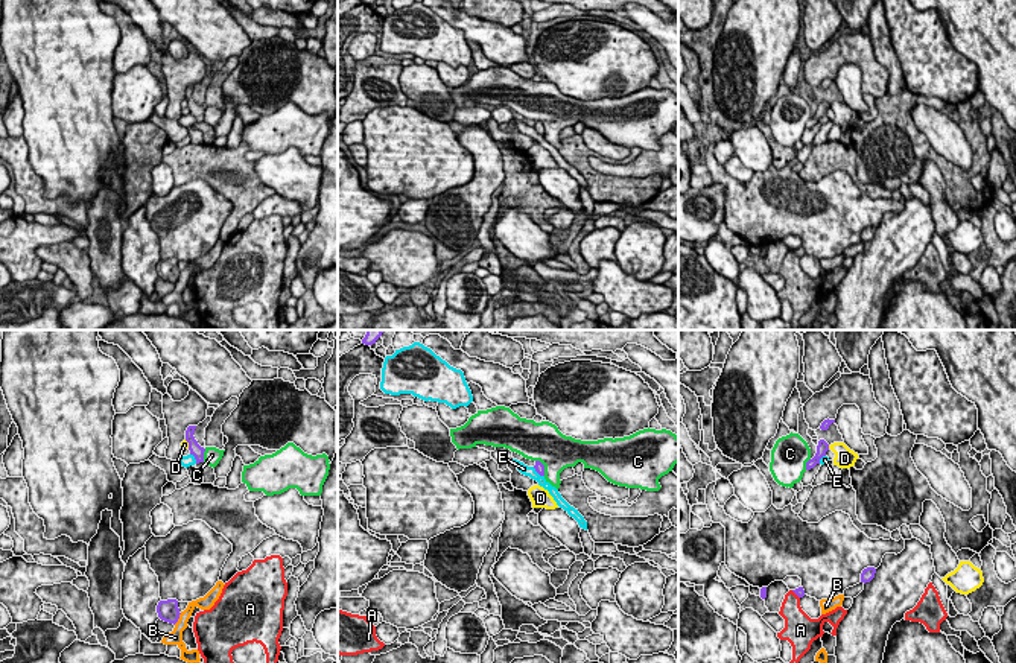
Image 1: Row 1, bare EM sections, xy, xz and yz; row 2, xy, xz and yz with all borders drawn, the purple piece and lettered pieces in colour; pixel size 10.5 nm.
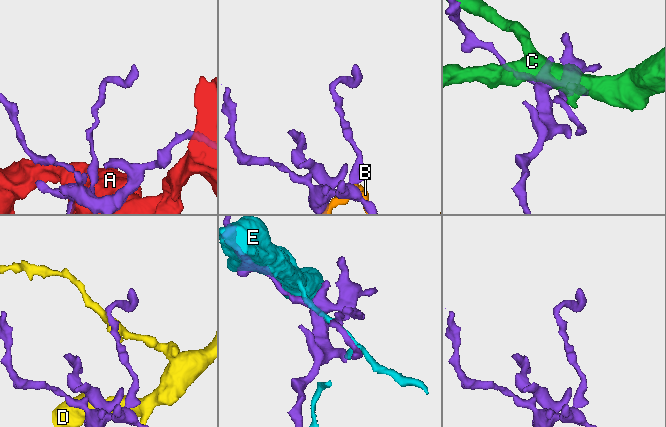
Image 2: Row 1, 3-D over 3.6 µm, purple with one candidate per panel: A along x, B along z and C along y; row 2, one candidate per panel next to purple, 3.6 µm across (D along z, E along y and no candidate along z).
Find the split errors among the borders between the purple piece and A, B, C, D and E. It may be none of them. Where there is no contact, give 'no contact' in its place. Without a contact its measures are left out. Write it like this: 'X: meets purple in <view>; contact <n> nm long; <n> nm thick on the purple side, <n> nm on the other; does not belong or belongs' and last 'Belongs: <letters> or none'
A: meets purple in yz; contact 130 nm long; 90 nm thick on the purple side, 220 nm on the other; does not belong
B: meets purple in xy; contact 150 nm long; 220 nm thick on the purple side, 160 nm on the other; does not belong
C: meets purple in xy; contact 150 nm long; 140 nm thick on the purple side, 190 nm on the other; does not belong
D: meets purple in xy; contact 110 nm long; 140 nm thick on the purple side, 90 nm on the other; does not belong
E: meets purple in xy; contact 130 nm long; 140 nm thick on the purple side, 130 nm on the other; does not belong
Belongs: none

